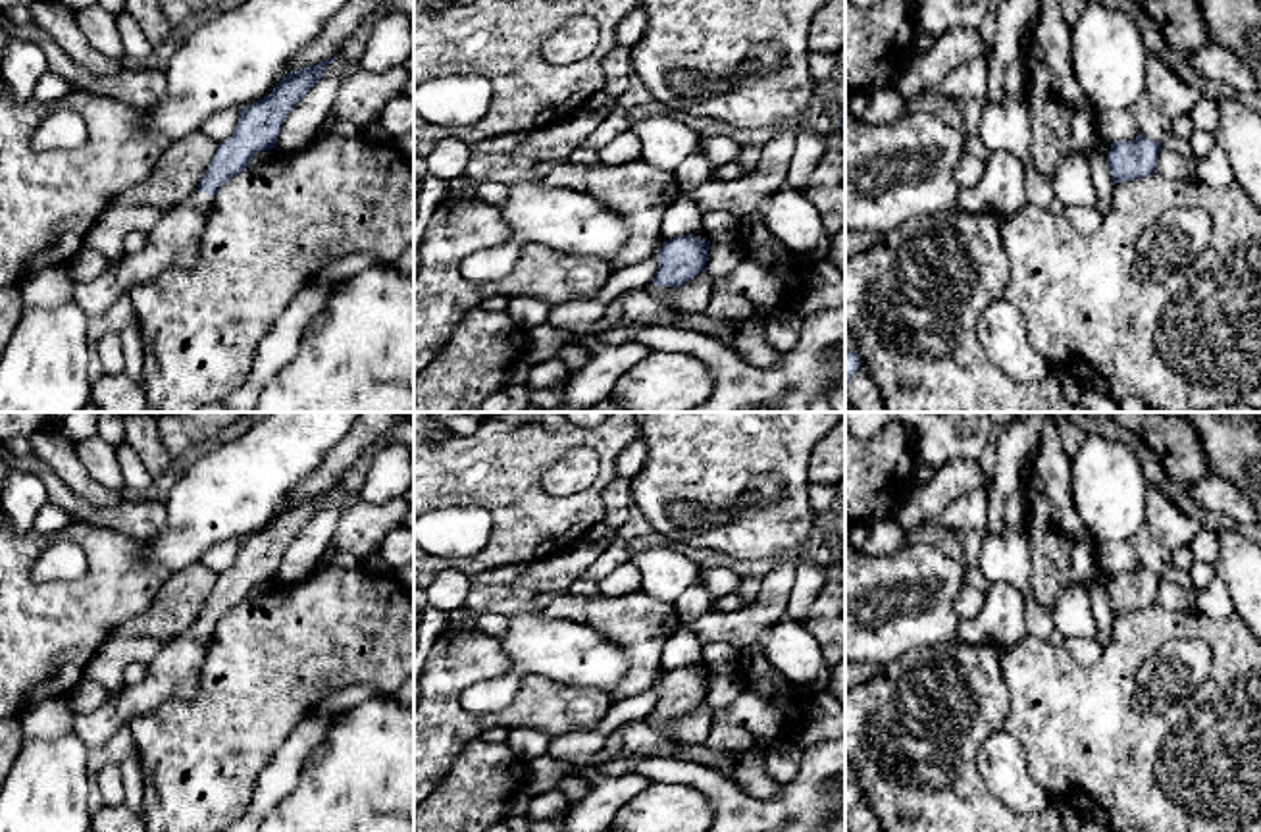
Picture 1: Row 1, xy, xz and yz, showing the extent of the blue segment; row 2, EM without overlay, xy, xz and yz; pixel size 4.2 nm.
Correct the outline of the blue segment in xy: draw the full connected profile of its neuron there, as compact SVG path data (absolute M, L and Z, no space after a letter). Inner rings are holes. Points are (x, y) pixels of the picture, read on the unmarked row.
M339 485L283 507L266 530L243 539L233 566L219 574L198 620L146 664L146 676L139 684L123 686L114 699L77 715L73 736L92 749L106 743L123 724L158 711L166 701L194 697L214 626L246 601L258 584L275 580L287 547L337 489Z

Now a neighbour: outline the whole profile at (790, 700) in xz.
M782 672L760 680L747 680L747 689L766 697L784 716L787 728L805 720L812 693L791 684Z

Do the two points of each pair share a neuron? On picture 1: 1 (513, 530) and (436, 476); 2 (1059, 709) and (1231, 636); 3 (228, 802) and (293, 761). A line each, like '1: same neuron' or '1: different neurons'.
1: same neuron
2: same neuron
3: different neurons

